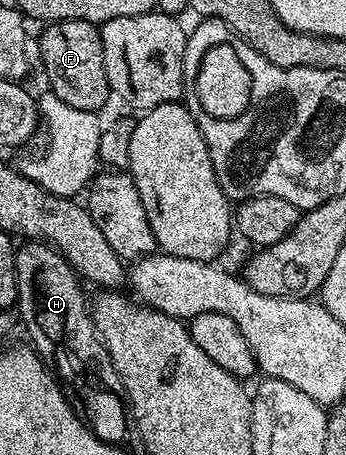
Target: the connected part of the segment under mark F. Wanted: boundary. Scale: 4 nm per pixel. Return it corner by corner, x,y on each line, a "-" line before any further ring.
58,20
45,28
48,29
40,36
40,64
48,79
47,87
66,106
99,113
110,97
99,27
85,20

